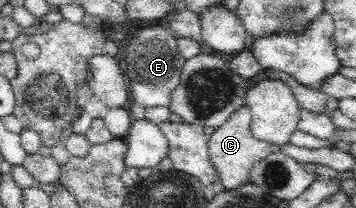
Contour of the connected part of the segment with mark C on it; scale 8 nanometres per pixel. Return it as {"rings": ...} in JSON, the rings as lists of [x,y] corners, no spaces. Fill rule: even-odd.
{"rings":[[[243,105],[237,108],[225,123],[208,131],[209,158],[227,191],[236,190],[239,186],[250,186],[249,171],[255,163],[272,153],[270,143],[259,141],[250,133],[250,117],[250,107]]]}

